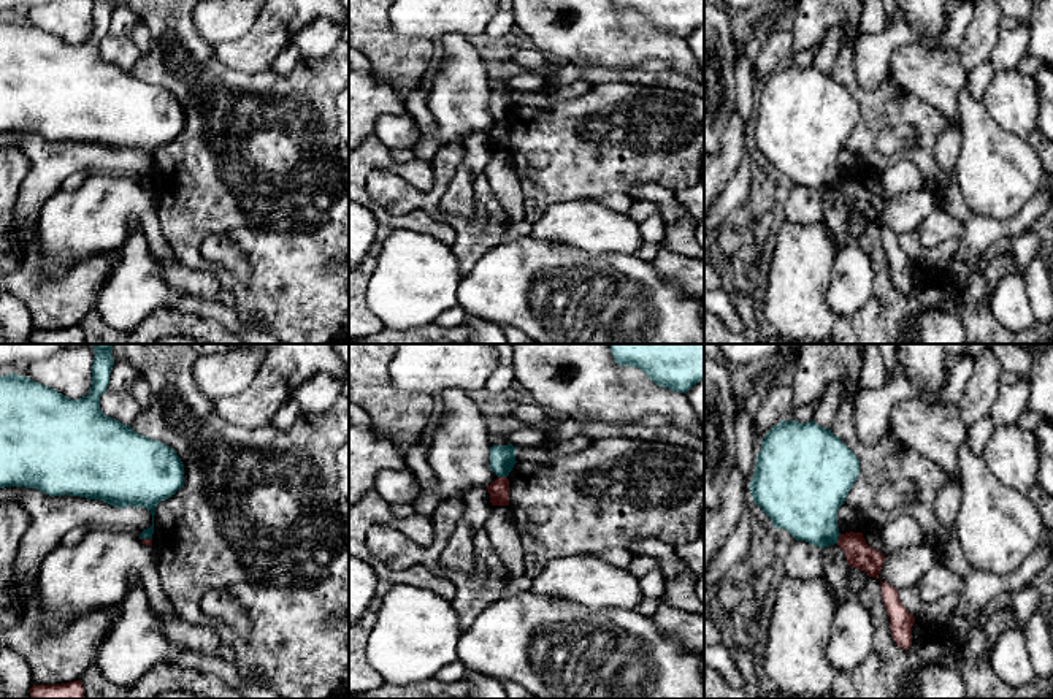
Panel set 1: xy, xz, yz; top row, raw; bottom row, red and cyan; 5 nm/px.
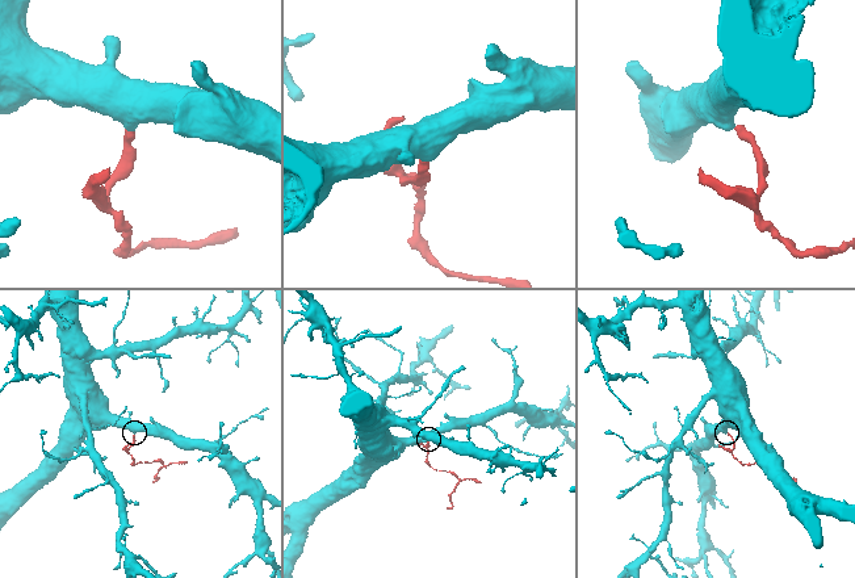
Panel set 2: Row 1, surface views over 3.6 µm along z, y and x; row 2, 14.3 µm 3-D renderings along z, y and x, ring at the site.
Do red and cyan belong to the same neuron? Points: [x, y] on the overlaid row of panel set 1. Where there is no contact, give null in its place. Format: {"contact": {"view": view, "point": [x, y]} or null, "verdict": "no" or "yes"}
{"contact": {"view": "xz", "point": [503, 477]}, "verdict": "no"}

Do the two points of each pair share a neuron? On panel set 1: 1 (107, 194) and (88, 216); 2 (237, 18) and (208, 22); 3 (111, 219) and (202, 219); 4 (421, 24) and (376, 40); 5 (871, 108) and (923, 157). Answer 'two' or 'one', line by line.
1: one
2: one
3: two
4: two
5: one

